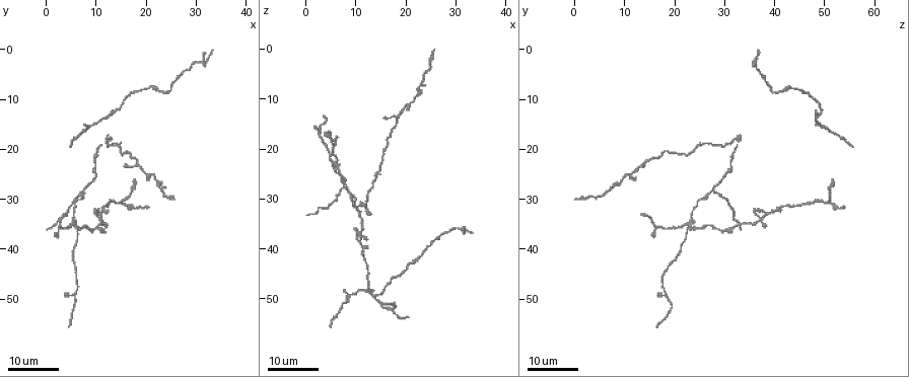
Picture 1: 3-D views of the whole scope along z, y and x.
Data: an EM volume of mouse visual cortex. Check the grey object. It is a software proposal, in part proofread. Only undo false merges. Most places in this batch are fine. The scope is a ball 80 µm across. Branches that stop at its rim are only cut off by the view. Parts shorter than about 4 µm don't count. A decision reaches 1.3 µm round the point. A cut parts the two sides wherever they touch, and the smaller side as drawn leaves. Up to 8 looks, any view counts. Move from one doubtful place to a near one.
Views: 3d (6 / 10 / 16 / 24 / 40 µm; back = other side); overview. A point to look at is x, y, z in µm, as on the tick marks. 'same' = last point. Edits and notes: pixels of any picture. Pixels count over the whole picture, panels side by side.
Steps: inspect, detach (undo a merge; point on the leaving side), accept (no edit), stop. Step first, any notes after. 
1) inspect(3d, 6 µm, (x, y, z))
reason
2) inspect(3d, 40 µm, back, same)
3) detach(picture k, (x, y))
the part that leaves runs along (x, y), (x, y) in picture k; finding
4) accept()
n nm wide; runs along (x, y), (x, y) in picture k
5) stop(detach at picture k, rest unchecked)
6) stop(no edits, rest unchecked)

inspect(3d, 24 µm, (11.0, 34.5, 37.5))
four arms meet

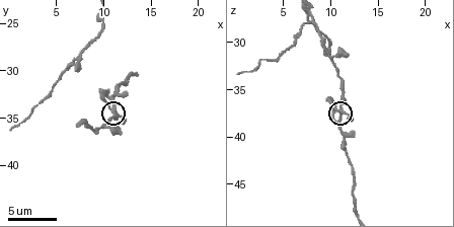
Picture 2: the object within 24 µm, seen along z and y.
inspect(3d, 6 µm, (11.2, 34.2, 37.2))

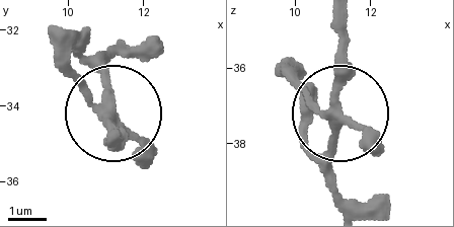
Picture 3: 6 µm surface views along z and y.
accept()
4 arms; runs along (337, 22), (328, 184) in picture 3; all the same neuron

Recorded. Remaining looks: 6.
inspect(3d, 6 µm, (7.4, 28.4, 27.8))
branch point

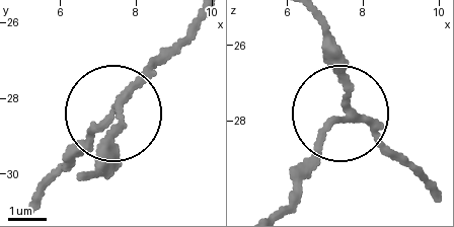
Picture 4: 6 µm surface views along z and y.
inspect(3d, 6 µm, back, same)
other side

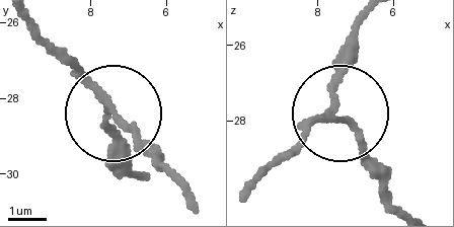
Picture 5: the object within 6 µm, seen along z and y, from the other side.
detach(picture 5, (134, 131))
side arm 13 µm; the part that leaves runs along (100, 92), (184, 186) in picture 5; a second neuron is stuck on

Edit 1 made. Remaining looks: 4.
inspect(overview)
redraw

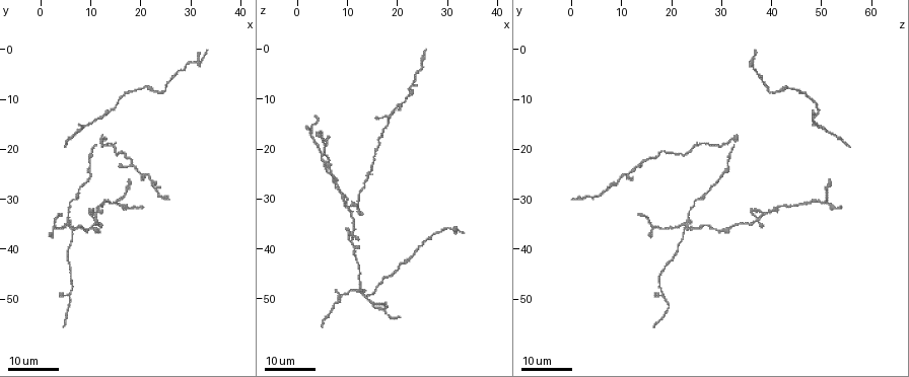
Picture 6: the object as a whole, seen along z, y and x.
inspect(3d, 24 µm, (5.5, 35.5, 23.0))
four or more arms meet

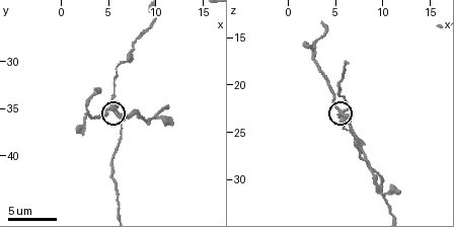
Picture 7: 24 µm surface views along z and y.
inspect(3d, 10 µm, (5.8, 35.2, 23.0))
closer look

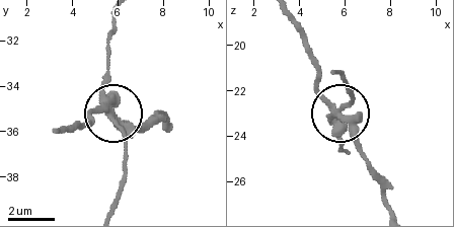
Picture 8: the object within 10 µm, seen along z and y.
inspect(3d, 10 µm, back, (5.6, 35.4, 22.9))

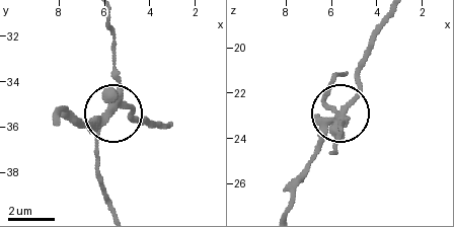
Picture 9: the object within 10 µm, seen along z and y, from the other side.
accept()
270 nm wide; continuous, no second neuron

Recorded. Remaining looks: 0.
stop(detach at picture 5, rest unchecked)

